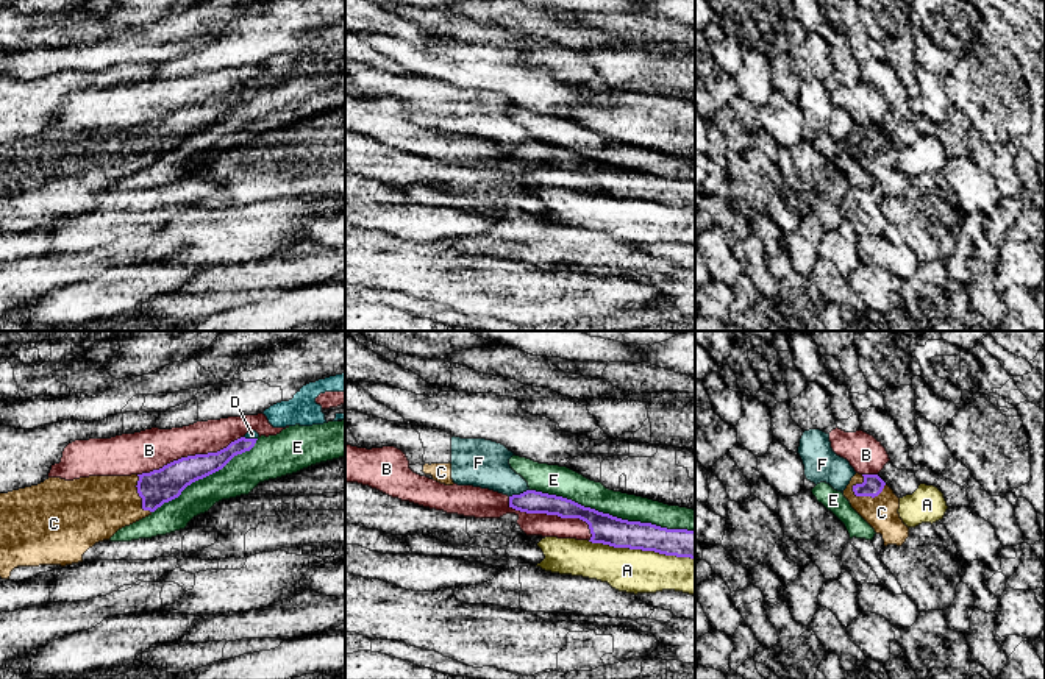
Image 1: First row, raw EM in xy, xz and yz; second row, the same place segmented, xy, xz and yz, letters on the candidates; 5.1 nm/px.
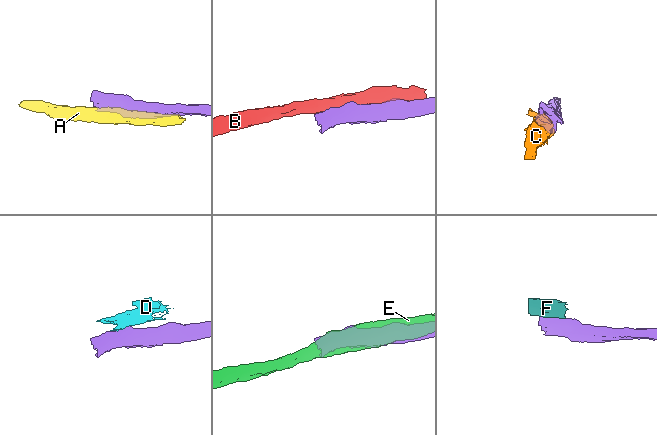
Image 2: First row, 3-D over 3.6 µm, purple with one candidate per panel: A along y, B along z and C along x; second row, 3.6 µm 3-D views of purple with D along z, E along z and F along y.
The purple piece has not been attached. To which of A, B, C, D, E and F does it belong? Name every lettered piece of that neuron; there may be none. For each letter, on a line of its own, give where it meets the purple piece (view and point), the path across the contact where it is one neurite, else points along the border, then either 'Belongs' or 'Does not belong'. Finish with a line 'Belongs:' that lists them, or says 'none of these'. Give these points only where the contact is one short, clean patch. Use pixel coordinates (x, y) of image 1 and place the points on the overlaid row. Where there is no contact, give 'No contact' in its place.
A: Touches purple at xz (641, 548). Does not belong
B: Touches purple at xy (189, 456). Does not belong
C: Touches purple at yz (869, 495). Path across: yz (872, 486), (869, 495), (881, 512). Belongs
D: Touches purple at xy (250, 439). Boundary: xy (244, 436), (256, 439). Does not belong
E: Touches purple at xz (611, 515). Does not belong
F: Touches purple at xz (520, 494). Boundary: xz (528, 489), (510, 497). Does not belong
Belongs: C

